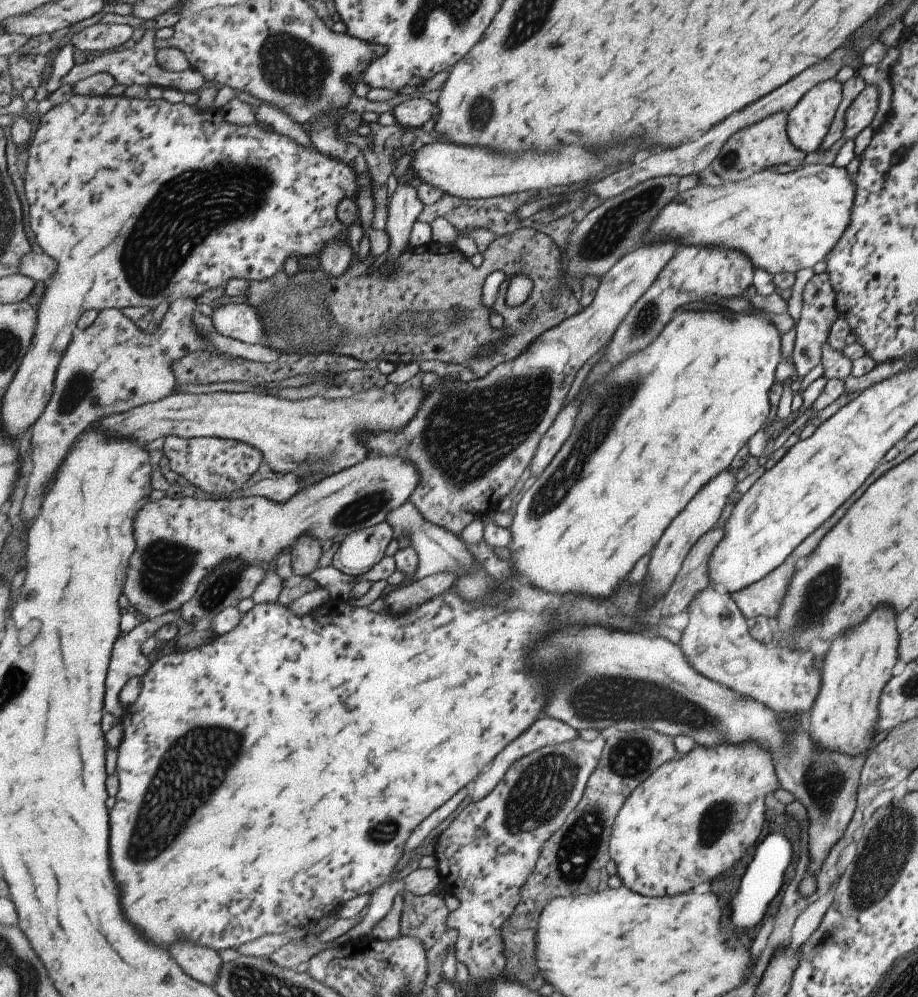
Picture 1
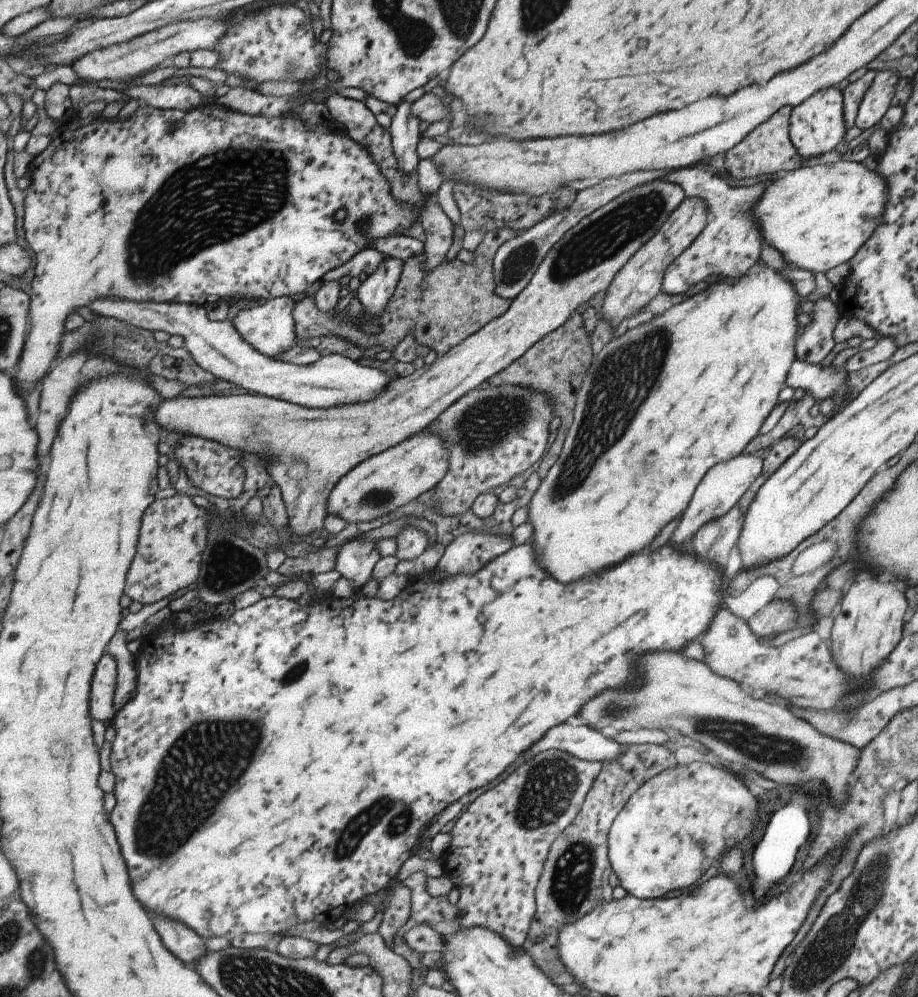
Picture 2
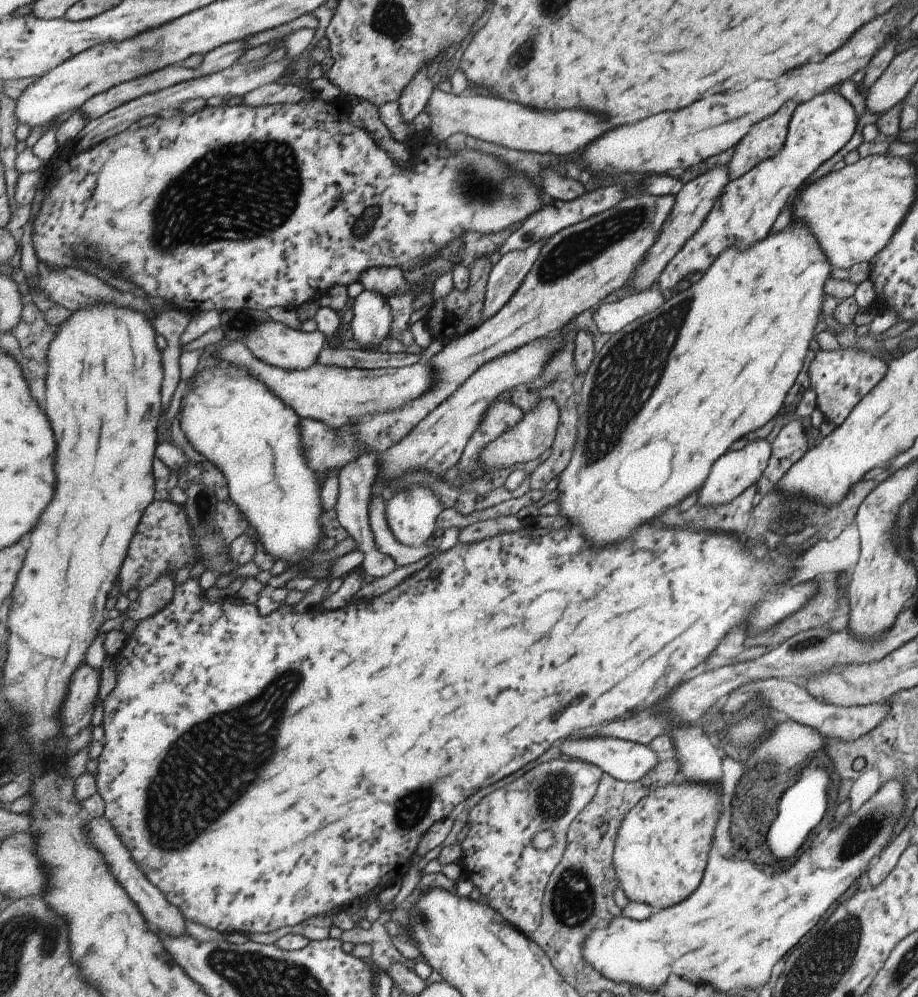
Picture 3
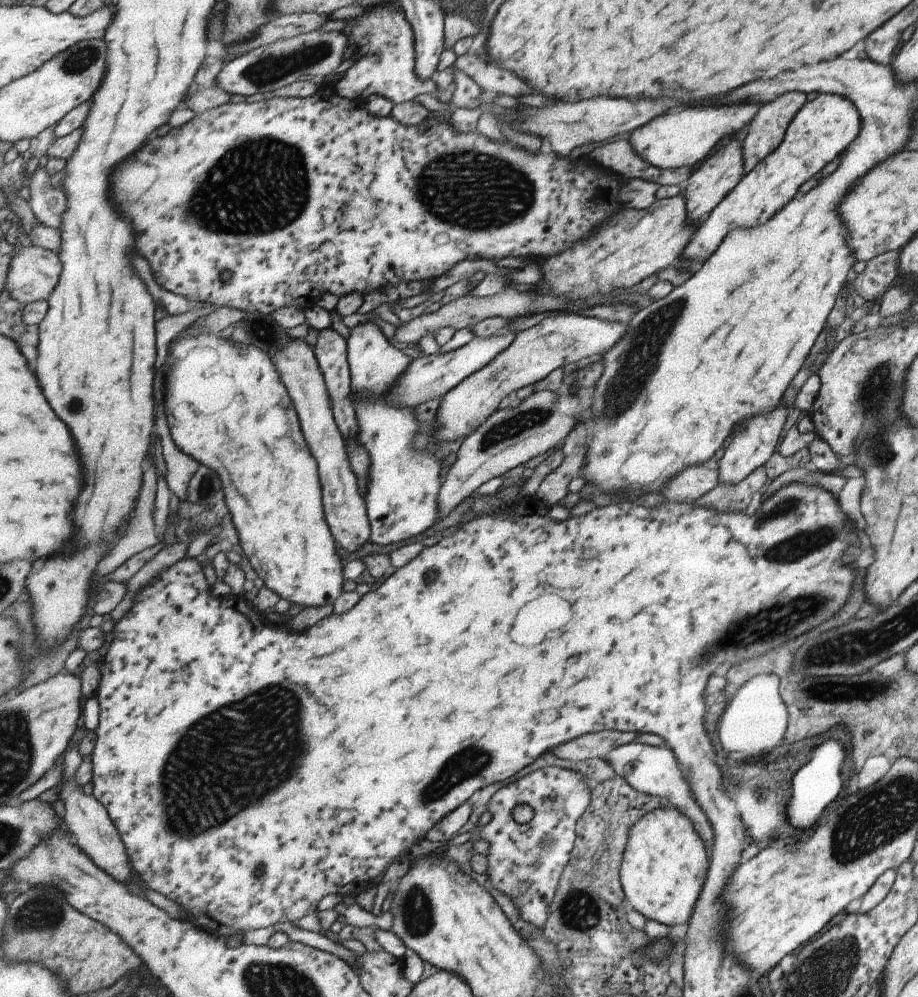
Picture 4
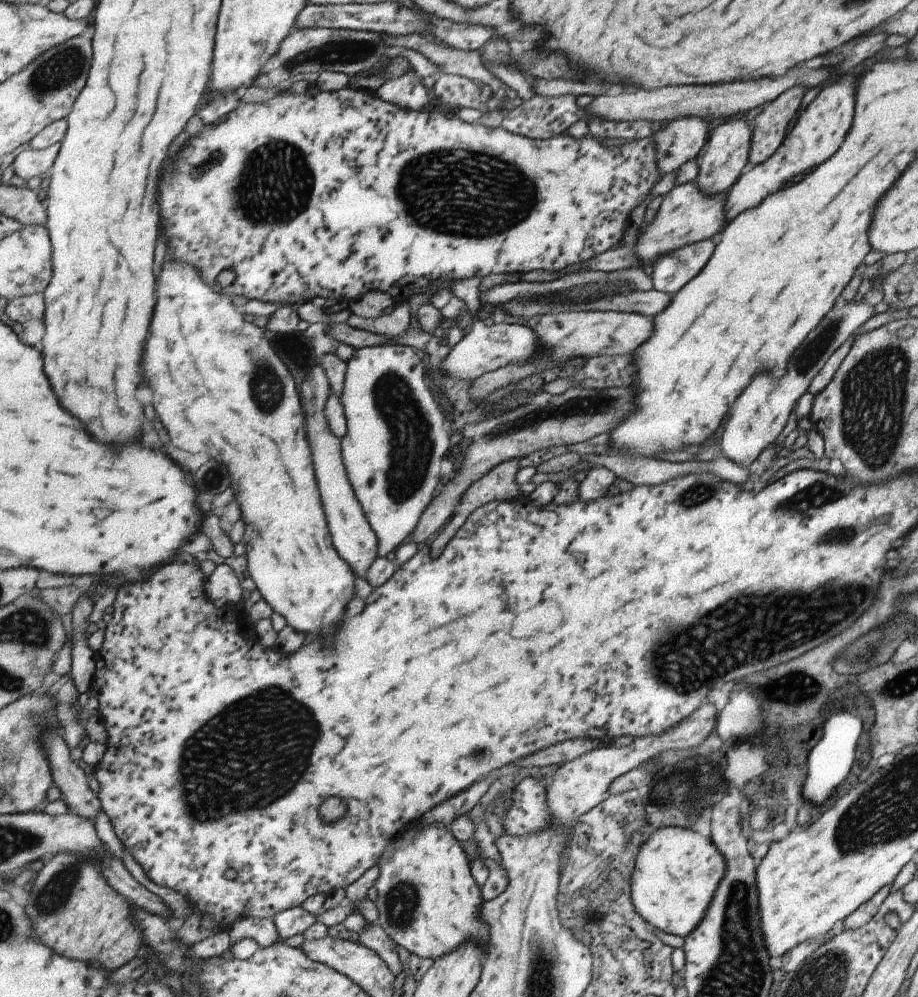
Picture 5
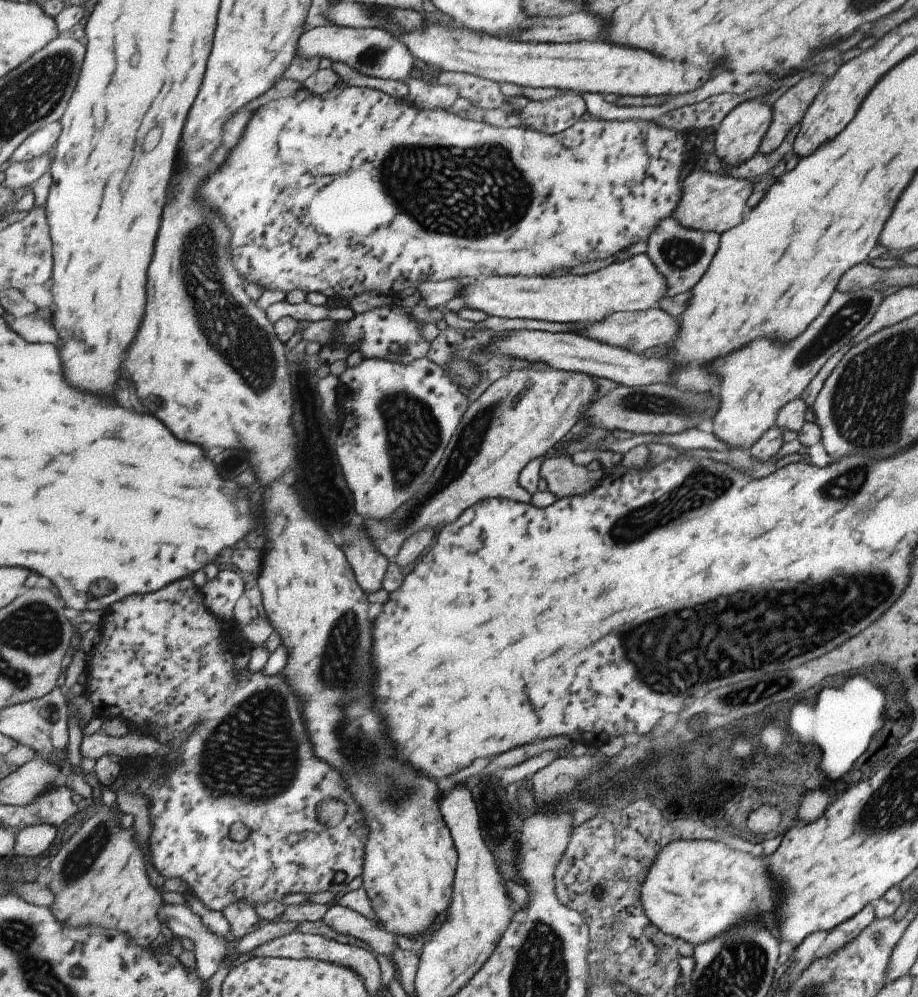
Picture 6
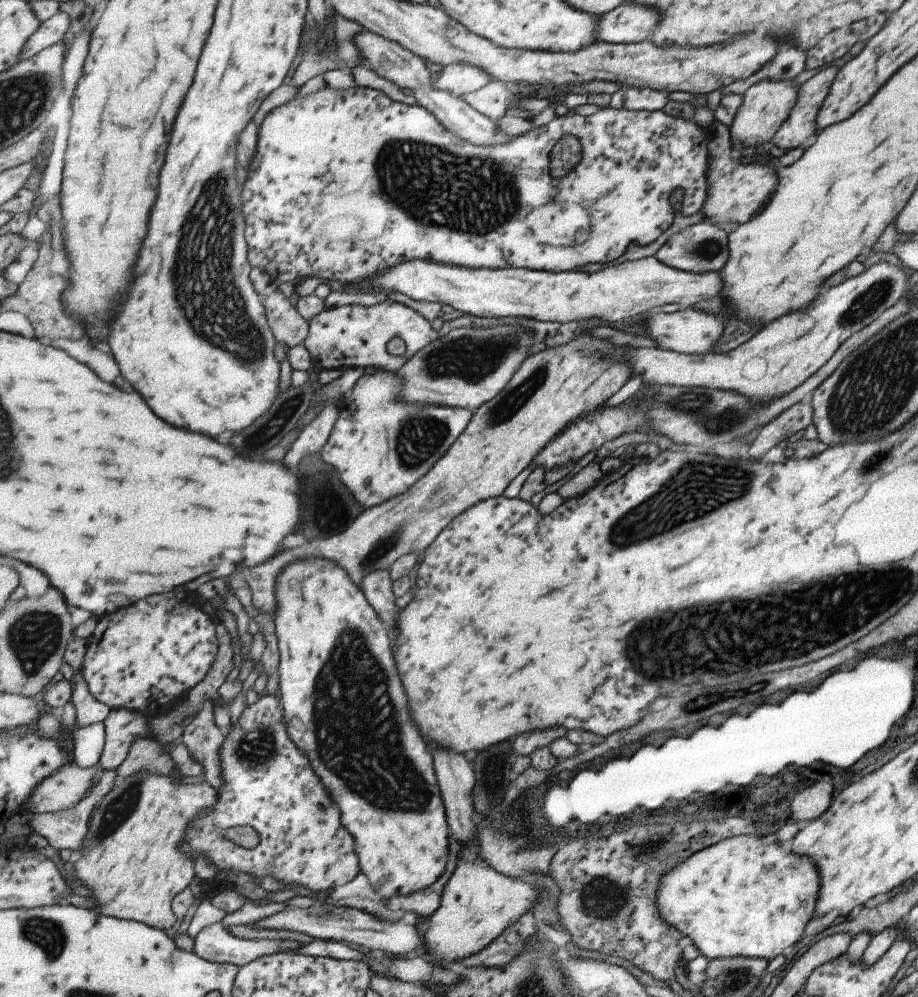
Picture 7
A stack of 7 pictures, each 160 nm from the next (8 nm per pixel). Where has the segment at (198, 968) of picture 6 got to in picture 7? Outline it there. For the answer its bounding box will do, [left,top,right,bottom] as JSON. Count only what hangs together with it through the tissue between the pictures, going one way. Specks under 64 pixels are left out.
[192,922,305,967]

